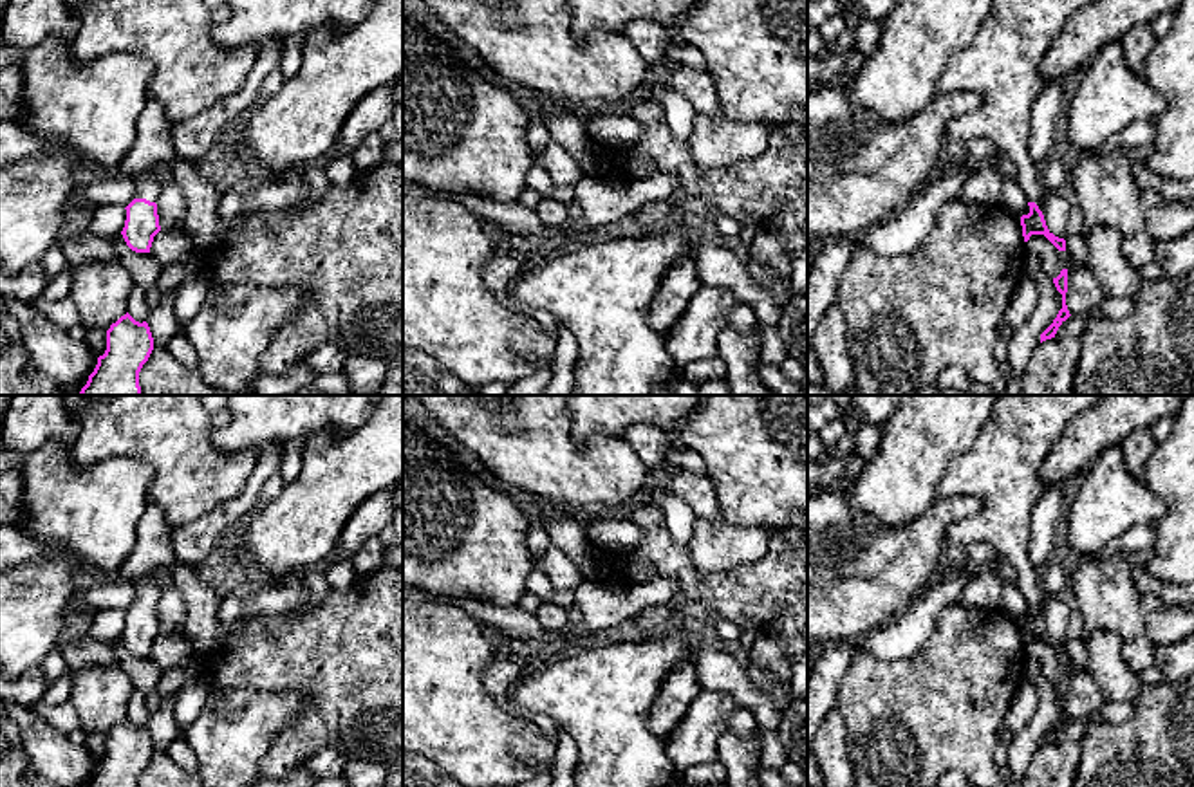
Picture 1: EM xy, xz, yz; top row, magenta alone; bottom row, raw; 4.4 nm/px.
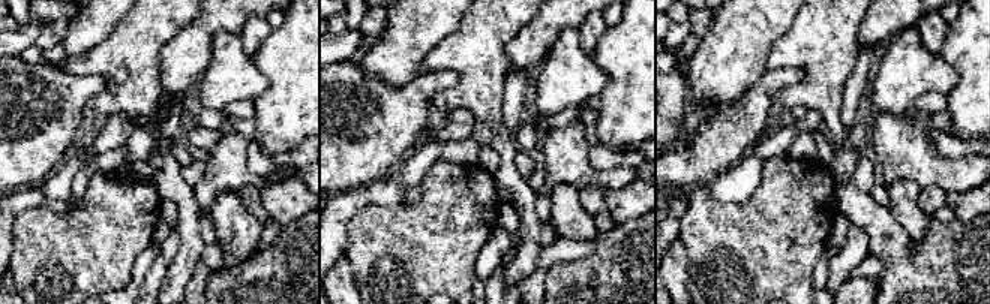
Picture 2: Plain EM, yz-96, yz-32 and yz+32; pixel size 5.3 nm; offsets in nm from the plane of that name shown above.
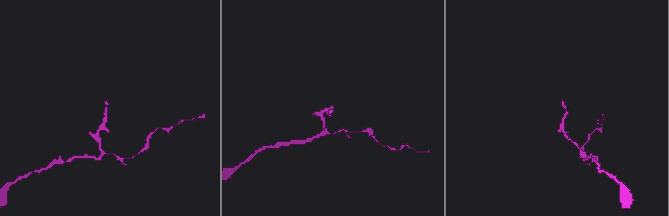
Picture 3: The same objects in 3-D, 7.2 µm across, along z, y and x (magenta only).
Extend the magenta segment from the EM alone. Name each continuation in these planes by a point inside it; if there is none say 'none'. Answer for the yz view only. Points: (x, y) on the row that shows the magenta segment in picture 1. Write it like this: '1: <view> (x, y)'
1: yz (1001, 64)

